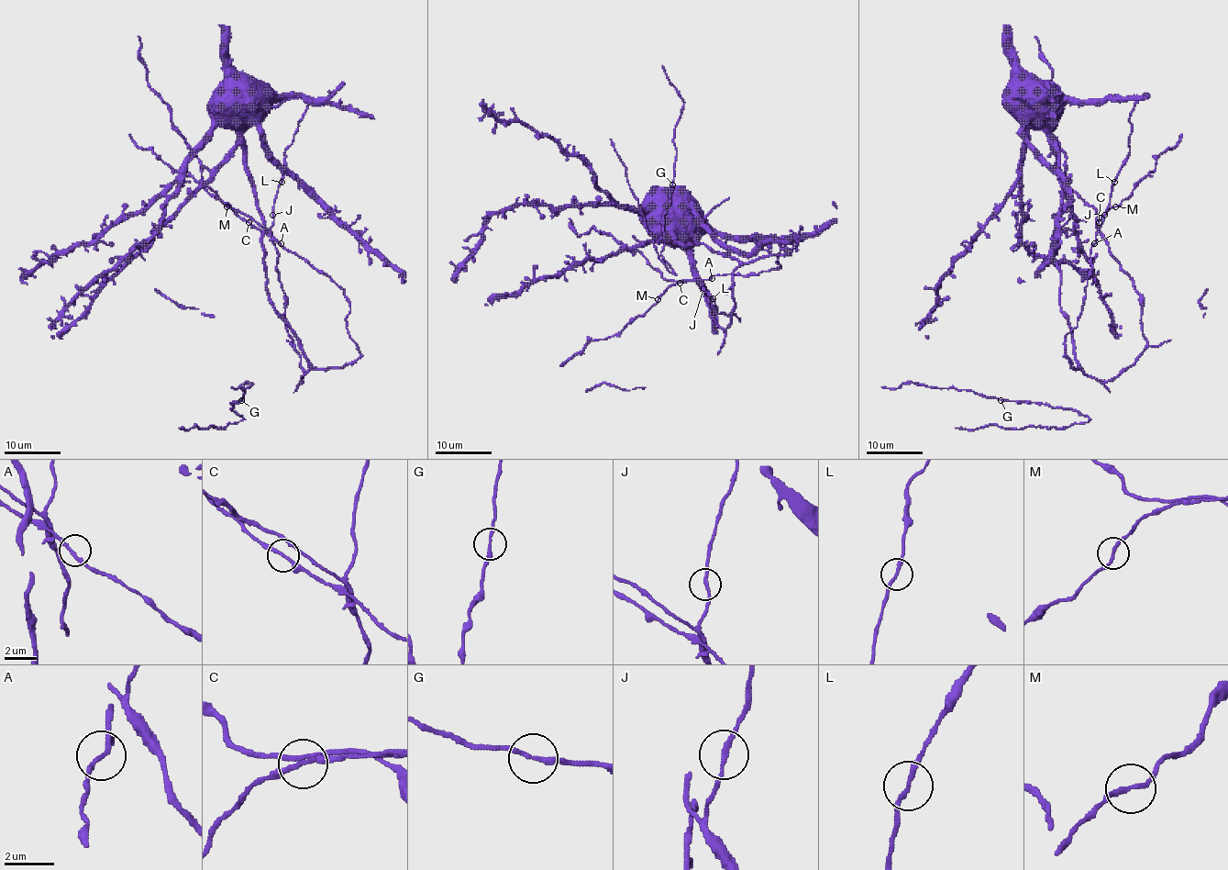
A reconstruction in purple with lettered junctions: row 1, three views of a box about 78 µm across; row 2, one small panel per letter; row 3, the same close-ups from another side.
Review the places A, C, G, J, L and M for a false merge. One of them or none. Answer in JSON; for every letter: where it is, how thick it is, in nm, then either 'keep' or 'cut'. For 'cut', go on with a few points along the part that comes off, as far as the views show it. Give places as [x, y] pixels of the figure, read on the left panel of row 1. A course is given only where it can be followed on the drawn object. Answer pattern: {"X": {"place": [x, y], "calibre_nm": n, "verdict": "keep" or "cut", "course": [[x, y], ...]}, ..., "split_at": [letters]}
{"A": {"place": [281, 243], "calibre_nm": 190, "verdict": "keep"}, "C": {"place": [248, 222], "calibre_nm": 180, "verdict": "keep"}, "G": {"place": [241, 400], "calibre_nm": 200, "verdict": "keep"}, "J": {"place": [272, 215], "calibre_nm": 180, "verdict": "keep"}, "L": {"place": [282, 182], "calibre_nm": 190, "verdict": "keep"}, "M": {"place": [226, 206], "calibre_nm": 190, "verdict": "keep"}, "split_at": []}

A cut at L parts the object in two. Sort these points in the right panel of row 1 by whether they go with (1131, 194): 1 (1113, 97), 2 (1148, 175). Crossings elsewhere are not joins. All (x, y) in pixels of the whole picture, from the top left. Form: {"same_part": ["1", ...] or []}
{"same_part": ["1", "2"]}

